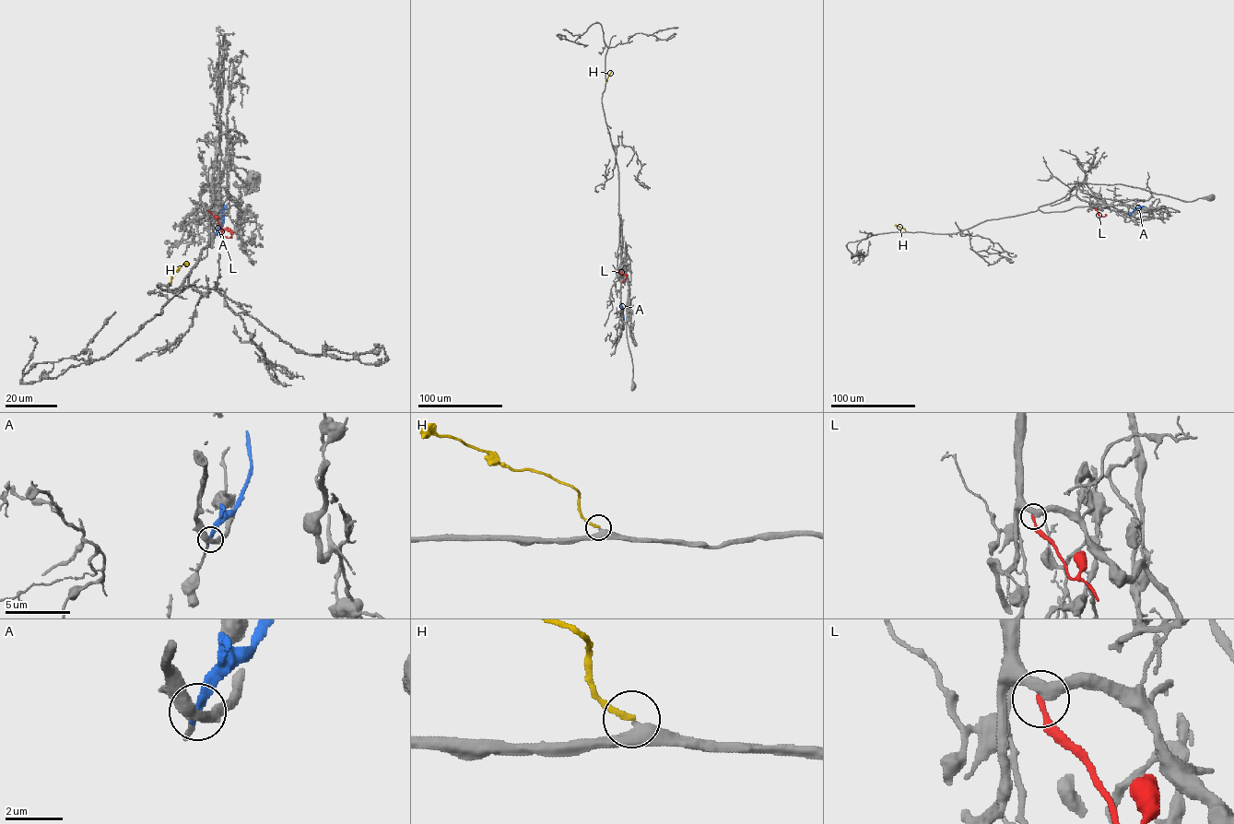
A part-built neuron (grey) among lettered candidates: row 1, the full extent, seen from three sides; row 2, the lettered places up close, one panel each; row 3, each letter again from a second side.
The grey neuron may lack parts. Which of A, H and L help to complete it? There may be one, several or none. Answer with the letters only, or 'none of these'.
H

